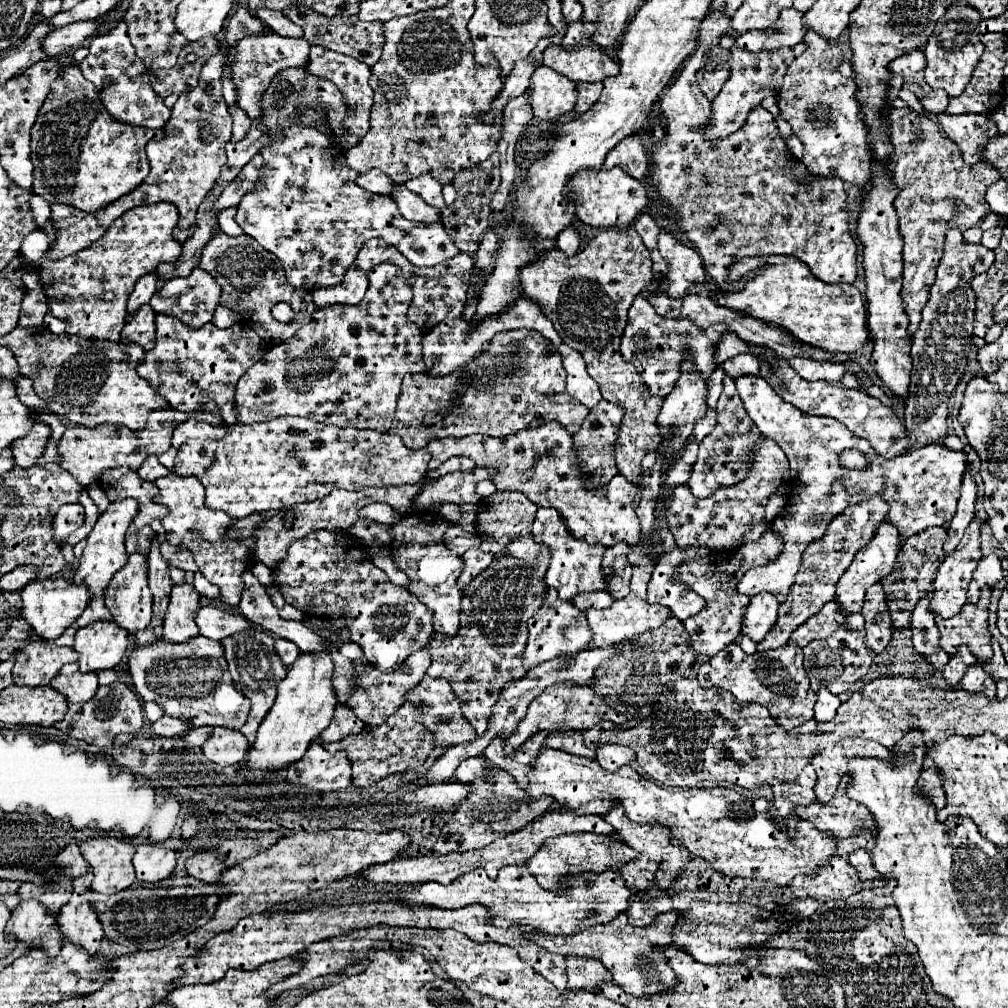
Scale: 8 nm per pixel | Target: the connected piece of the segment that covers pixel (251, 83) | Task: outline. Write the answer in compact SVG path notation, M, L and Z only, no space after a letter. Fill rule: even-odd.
M274 32L270 34L258 34L248 36L236 42L234 46L234 60L230 62L230 70L234 74L234 86L238 86L238 106L244 110L253 121L262 116L262 107L258 100L262 98L264 90L268 88L268 82L274 78L276 72L290 66L306 66L308 62L308 50L310 44L300 38L284 38Z

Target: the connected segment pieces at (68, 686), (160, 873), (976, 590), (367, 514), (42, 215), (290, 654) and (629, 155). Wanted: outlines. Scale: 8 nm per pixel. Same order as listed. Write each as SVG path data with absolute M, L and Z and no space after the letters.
M66 664L52 678L50 686L68 696L68 702L82 704L94 698L98 690L98 674L82 674L76 664Z
M142 844L136 848L134 854L134 868L136 878L140 882L158 882L170 876L178 860L176 850L168 848L154 848L152 844Z
M988 554L984 558L978 560L978 566L974 570L974 576L972 576L972 582L970 582L970 588L968 588L968 600L970 602L978 602L980 598L980 590L990 586L994 588L996 582L1002 580L1002 566L1000 566L1000 558L996 554Z
M370 504L360 510L360 518L370 518L370 520L376 520L382 524L394 524L400 520L400 514L390 510L390 506L386 506L386 504Z
M32 194L32 198L30 198L30 210L34 214L34 224L38 228L42 228L46 224L46 220L50 218L50 204L44 198L38 198L38 194Z
M276 638L276 644L274 644L274 650L278 652L280 660L286 664L286 666L292 666L292 662L296 662L300 658L300 648L290 642L290 640L284 640L284 638Z
M638 134L624 138L608 156L604 162L604 168L614 168L620 166L622 170L626 170L630 176L634 178L644 178L646 170L648 170L648 156L646 156L646 148L644 142Z

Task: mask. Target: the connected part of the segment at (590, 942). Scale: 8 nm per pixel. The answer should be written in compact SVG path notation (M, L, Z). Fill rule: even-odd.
M666 912L666 914L658 914L654 918L654 922L646 928L634 928L628 924L626 914L618 914L612 922L604 924L602 930L582 930L578 934L572 936L560 936L560 934L546 934L542 932L528 932L524 936L528 936L530 940L538 942L542 948L554 952L554 954L562 954L562 956L592 956L598 958L612 974L614 982L618 986L622 986L624 992L628 994L656 994L662 992L668 986L662 986L662 978L648 978L648 970L652 968L650 964L662 964L662 956L656 952L656 946L670 946L672 938L670 932L674 928L678 920L676 912Z

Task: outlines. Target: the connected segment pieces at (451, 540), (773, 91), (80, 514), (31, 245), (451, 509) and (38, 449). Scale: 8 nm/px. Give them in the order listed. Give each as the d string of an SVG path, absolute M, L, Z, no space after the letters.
M450 524L446 528L446 534L444 534L444 542L450 550L454 550L456 554L464 554L468 548L476 548L480 546L480 538L476 534L470 534L470 532L464 532L460 528L460 524Z
M732 48L730 50L732 58L730 58L730 78L724 82L720 94L716 96L716 100L712 102L712 120L708 122L704 134L706 138L724 138L732 132L736 132L744 120L746 114L760 106L764 98L776 96L778 90L782 88L782 78L786 74L786 66L794 60L794 56L786 54L786 48L780 50L762 50L762 52L748 52L748 50L738 50Z
M64 504L58 514L54 516L52 530L54 530L54 542L58 546L64 546L68 536L78 530L84 522L84 508L80 504Z
M34 230L30 232L24 240L22 240L22 256L26 256L28 260L38 260L44 252L48 250L48 238L42 230Z
M454 503L443 504L439 510L439 516L446 521L455 522L461 516L460 506Z
M36 422L34 428L30 430L28 436L18 438L12 442L12 454L14 454L14 462L20 468L30 468L36 464L36 460L42 456L48 440L50 440L50 426Z

